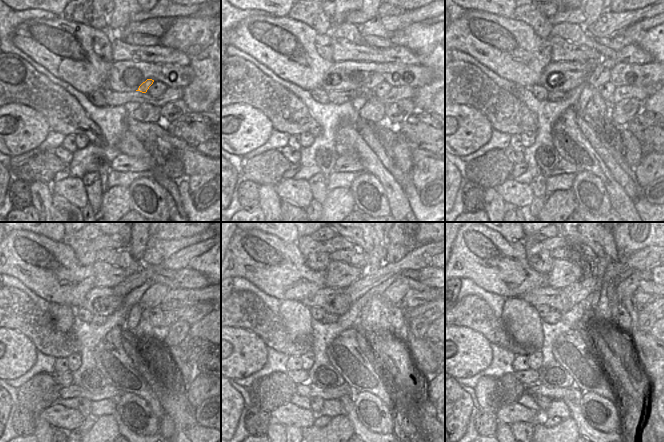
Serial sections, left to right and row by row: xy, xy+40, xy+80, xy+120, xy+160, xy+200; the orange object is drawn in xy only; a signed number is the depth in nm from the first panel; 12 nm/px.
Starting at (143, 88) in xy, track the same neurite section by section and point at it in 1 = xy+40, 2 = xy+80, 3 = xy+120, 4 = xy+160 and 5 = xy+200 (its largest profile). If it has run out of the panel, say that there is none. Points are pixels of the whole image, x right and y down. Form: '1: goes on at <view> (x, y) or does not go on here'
1: goes on at xy+40 (372, 80)
2: goes on at xy+80 (600, 75)
3: goes on at xy+120 (153, 297)
4: goes on at xy+160 (395, 289)
5: goes on at xy+200 (627, 283)

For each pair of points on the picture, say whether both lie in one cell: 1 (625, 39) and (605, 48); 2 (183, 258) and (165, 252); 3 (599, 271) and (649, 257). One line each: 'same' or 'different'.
1: different
2: different
3: same

